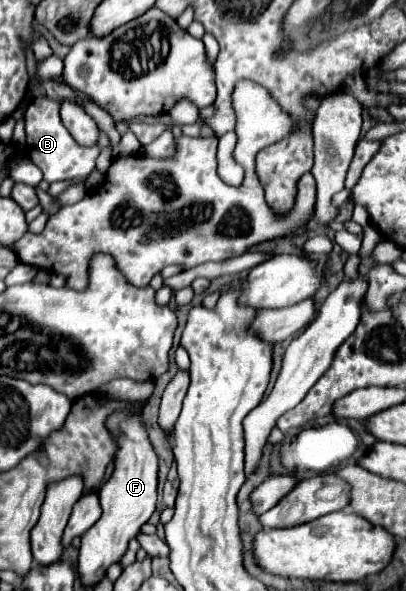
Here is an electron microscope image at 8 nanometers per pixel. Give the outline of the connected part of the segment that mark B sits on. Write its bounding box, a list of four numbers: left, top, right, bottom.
[25,98,101,182]

